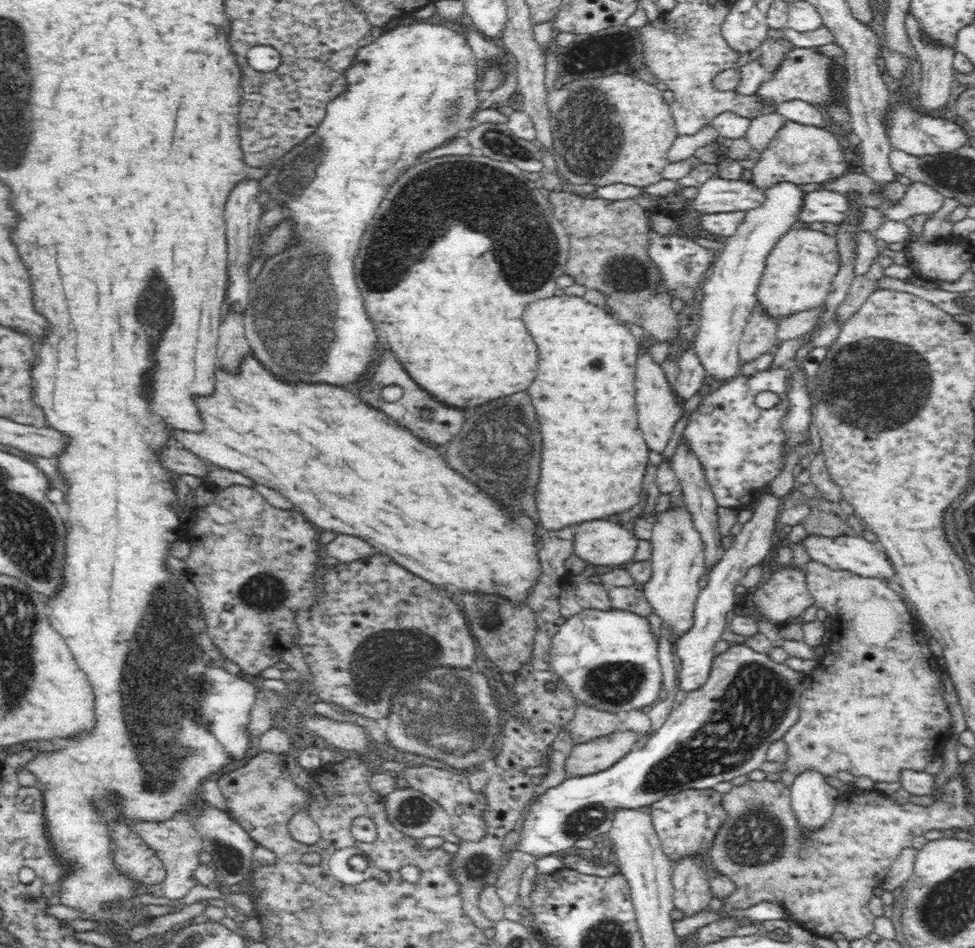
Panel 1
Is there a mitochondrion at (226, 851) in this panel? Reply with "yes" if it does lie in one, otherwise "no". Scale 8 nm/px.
yes

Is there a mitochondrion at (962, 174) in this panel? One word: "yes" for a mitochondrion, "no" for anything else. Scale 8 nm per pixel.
yes

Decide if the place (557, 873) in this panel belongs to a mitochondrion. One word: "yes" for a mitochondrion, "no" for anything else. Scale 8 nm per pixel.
no

